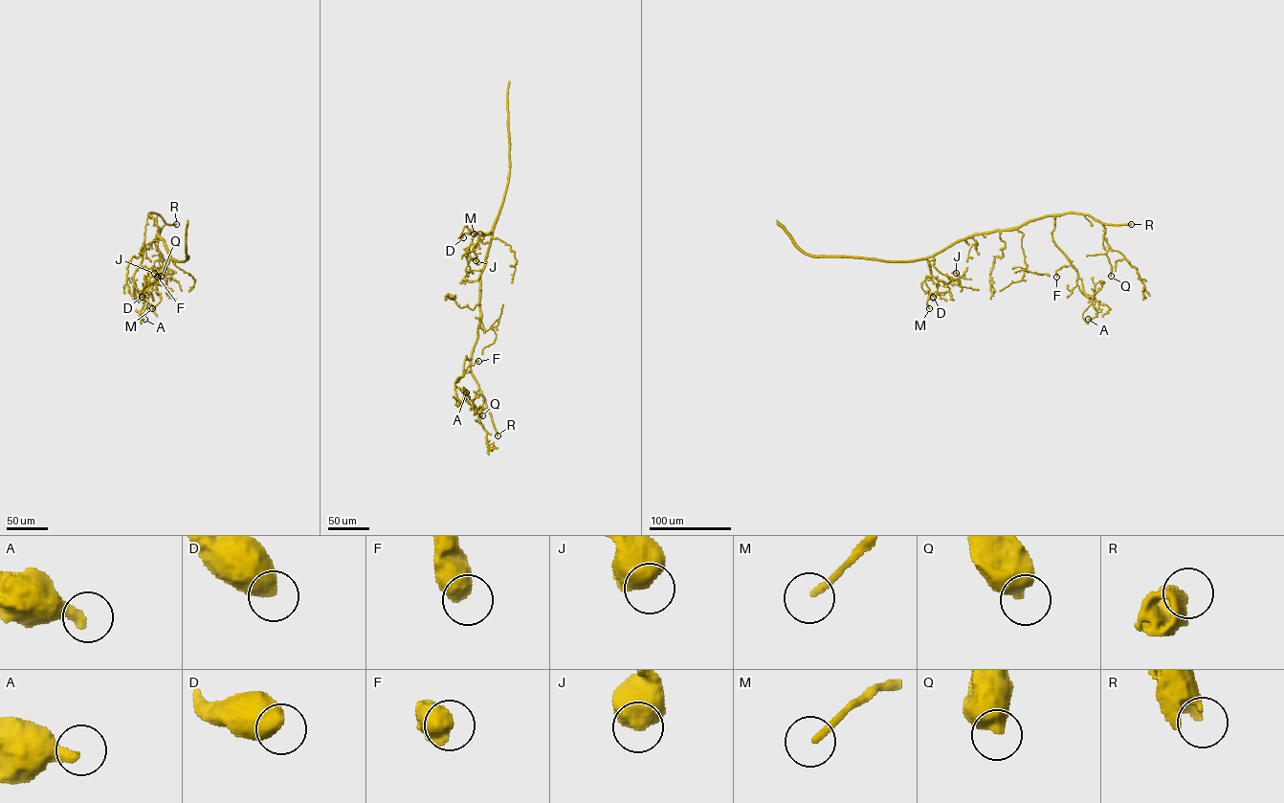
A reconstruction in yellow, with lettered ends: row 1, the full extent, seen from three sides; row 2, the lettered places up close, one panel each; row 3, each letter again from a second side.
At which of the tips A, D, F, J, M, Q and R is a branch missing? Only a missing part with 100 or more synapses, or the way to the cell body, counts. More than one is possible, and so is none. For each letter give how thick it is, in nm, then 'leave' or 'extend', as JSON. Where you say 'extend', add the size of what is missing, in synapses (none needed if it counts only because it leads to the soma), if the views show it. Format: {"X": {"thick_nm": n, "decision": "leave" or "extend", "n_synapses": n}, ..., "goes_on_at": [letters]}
{"A": {"thick_nm": 400, "decision": "leave"}, "D": {"thick_nm": 600, "decision": "leave"}, "F": {"thick_nm": 650, "decision": "leave"}, "J": {"thick_nm": 700, "decision": "leave"}, "M": {"thick_nm": 180, "decision": "leave"}, "Q": {"thick_nm": 600, "decision": "leave"}, "R": {"thick_nm": 360, "decision": "extend", "n_synapses": 2000}, "goes_on_at": ["R"]}

